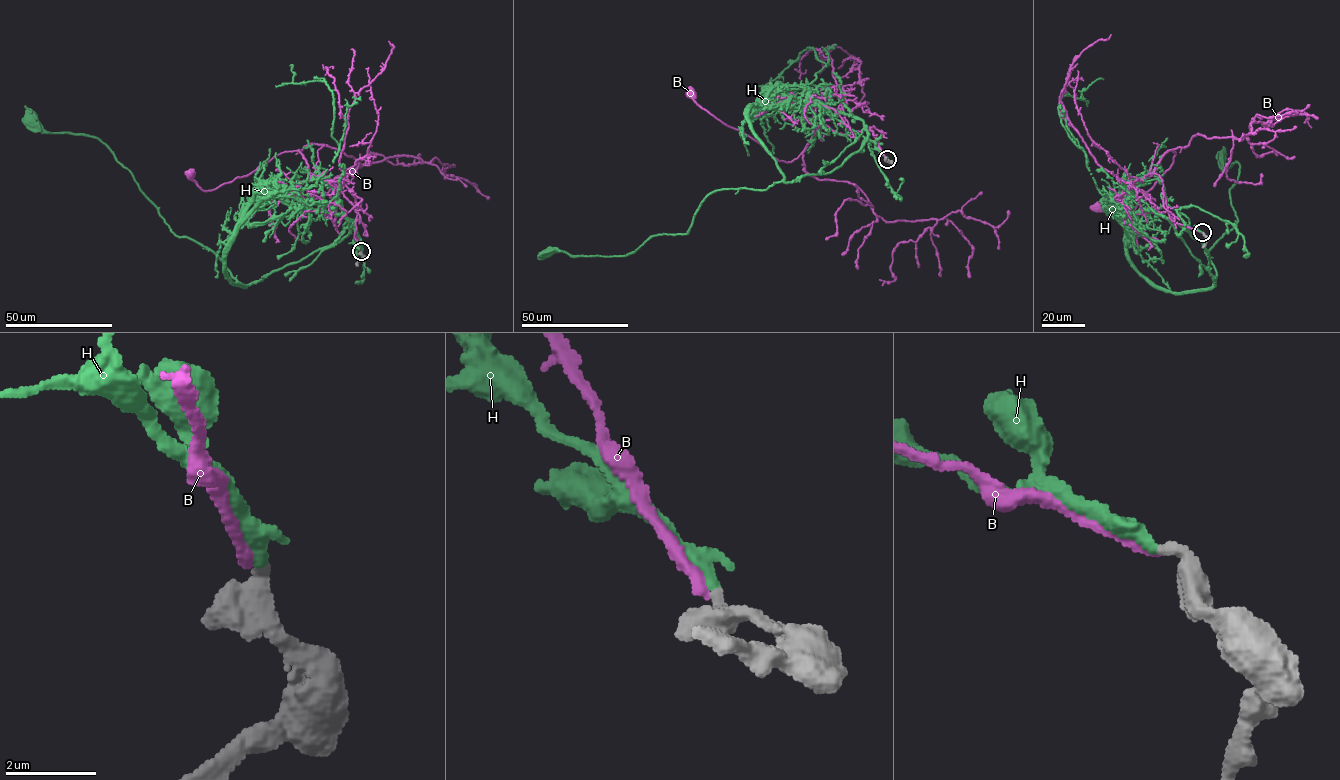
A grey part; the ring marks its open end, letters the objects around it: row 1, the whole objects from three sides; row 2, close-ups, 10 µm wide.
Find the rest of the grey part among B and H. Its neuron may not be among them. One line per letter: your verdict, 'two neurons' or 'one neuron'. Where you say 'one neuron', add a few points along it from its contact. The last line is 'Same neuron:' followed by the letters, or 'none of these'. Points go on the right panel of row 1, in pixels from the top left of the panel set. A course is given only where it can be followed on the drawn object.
B: two neurons
H: one neuron; course (1202, 232), (1176, 209), (1208, 254), (1213, 286), (1204, 251), (1237, 221), (1229, 190), (1240, 167), (1222, 160)
Same neuron: H

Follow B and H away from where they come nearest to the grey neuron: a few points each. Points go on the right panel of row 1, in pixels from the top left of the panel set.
B: (1202, 233), (1174, 222), (1161, 178), (1148, 175), (1171, 150), (1172, 164), (1130, 213), (1119, 216), (1096, 205)
H: (1202, 232), (1176, 209), (1208, 254), (1213, 286), (1204, 251), (1237, 221), (1229, 190), (1240, 167), (1222, 160)

